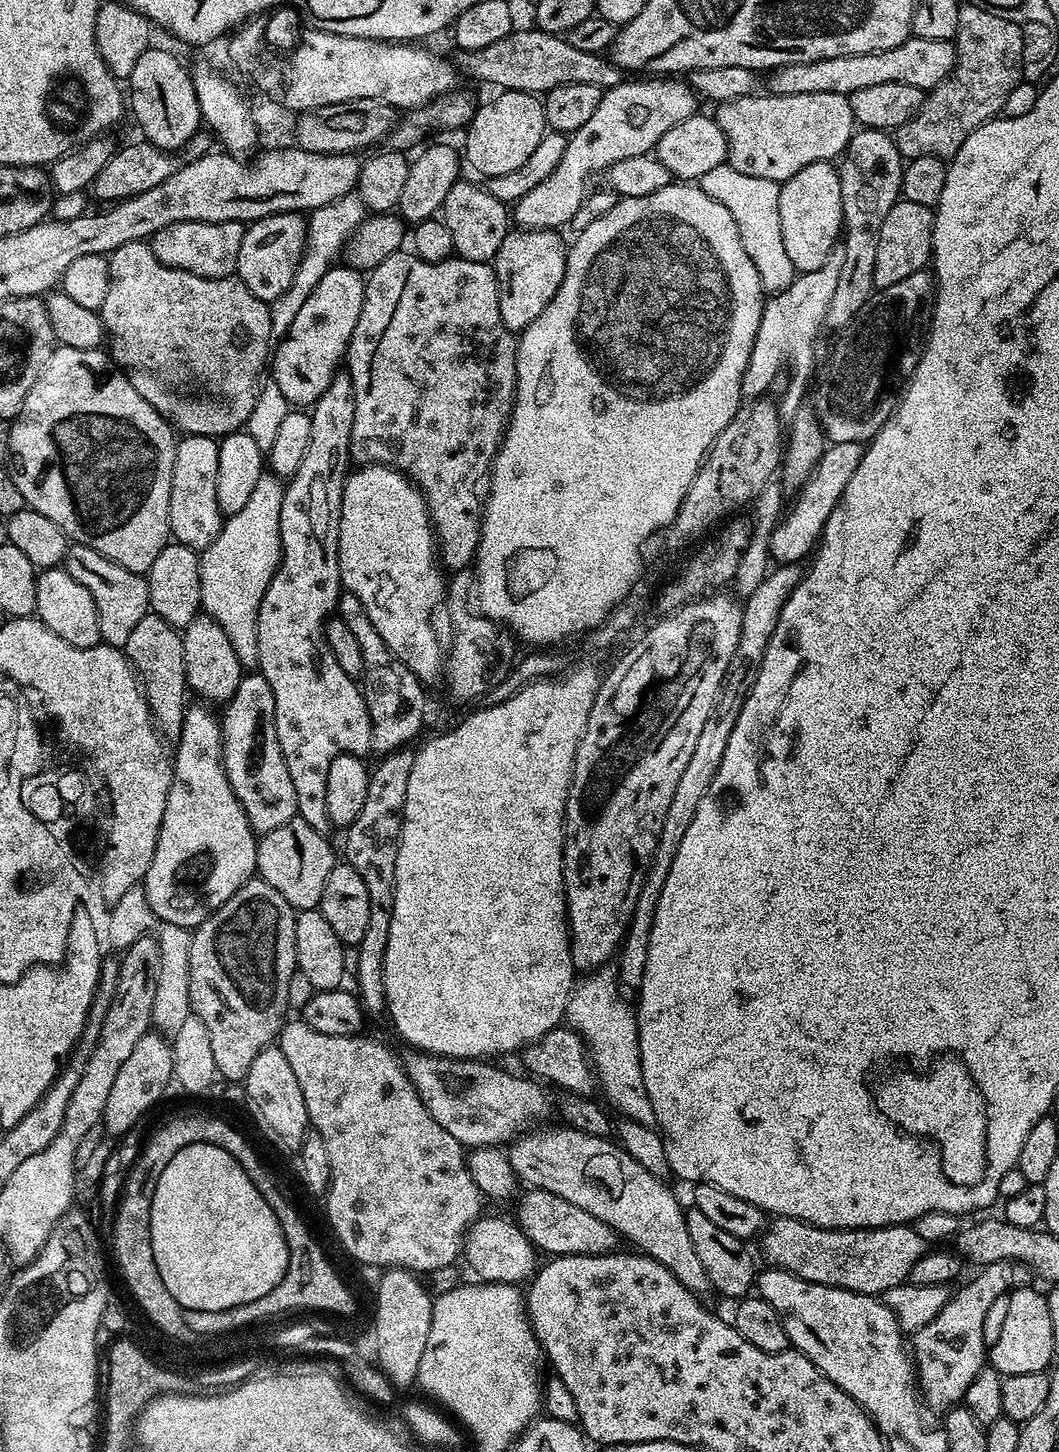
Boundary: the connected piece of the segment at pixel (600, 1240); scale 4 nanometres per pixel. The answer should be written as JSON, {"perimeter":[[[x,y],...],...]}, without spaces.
{"perimeter":[[[529,1187],[524,1197],[519,1197],[520,1205],[514,1213],[520,1229],[526,1238],[541,1252],[552,1256],[605,1256],[607,1252],[617,1251],[616,1232],[602,1218],[586,1214],[582,1206],[573,1206],[566,1198],[558,1198],[541,1188]]]}

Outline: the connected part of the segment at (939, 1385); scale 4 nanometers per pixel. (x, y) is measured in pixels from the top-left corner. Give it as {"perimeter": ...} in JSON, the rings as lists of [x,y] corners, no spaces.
{"perimeter":[[[1017,1260],[986,1264],[977,1272],[980,1273],[969,1284],[949,1295],[934,1322],[926,1322],[922,1330],[910,1336],[910,1355],[916,1366],[918,1387],[925,1405],[933,1413],[943,1414],[963,1401],[970,1382],[974,1382],[978,1370],[986,1366],[984,1323],[988,1320],[988,1311],[999,1296],[1000,1299],[1007,1297],[1013,1288],[1027,1285],[1030,1280],[1028,1267]]]}

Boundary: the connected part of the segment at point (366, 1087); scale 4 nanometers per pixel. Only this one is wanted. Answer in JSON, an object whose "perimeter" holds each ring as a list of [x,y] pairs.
{"perimeter":[[[303,1018],[289,1019],[280,1030],[278,1047],[282,1054],[286,1054],[290,1067],[294,1069],[294,1078],[298,1078],[298,1087],[302,1089],[302,1098],[306,1098],[306,1110],[308,1111],[309,1125],[322,1134],[322,1142],[326,1142],[326,1151],[330,1153],[331,1185],[326,1193],[328,1199],[328,1220],[331,1223],[331,1231],[339,1230],[348,1248],[356,1253],[356,1256],[364,1257],[364,1260],[376,1261],[376,1263],[391,1263],[393,1268],[407,1268],[413,1274],[431,1274],[439,1268],[456,1264],[464,1247],[464,1236],[468,1228],[475,1220],[480,1219],[482,1209],[482,1197],[474,1178],[470,1178],[468,1169],[468,1157],[464,1145],[460,1144],[430,1118],[426,1106],[422,1106],[422,1098],[414,1090],[409,1082],[408,1075],[404,1072],[403,1063],[392,1057],[392,1052],[384,1044],[371,1040],[368,1034],[355,1036],[335,1036],[334,1034],[318,1034],[304,1021]]]}

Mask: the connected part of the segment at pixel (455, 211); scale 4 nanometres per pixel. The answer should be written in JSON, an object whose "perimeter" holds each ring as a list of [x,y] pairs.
{"perimeter":[[[461,178],[454,186],[450,186],[450,194],[446,194],[442,209],[442,219],[446,230],[450,230],[450,238],[454,238],[453,253],[459,259],[470,262],[487,264],[495,261],[498,246],[502,246],[510,230],[509,205],[494,198],[494,194],[490,194],[483,183],[471,184],[467,178]]]}

